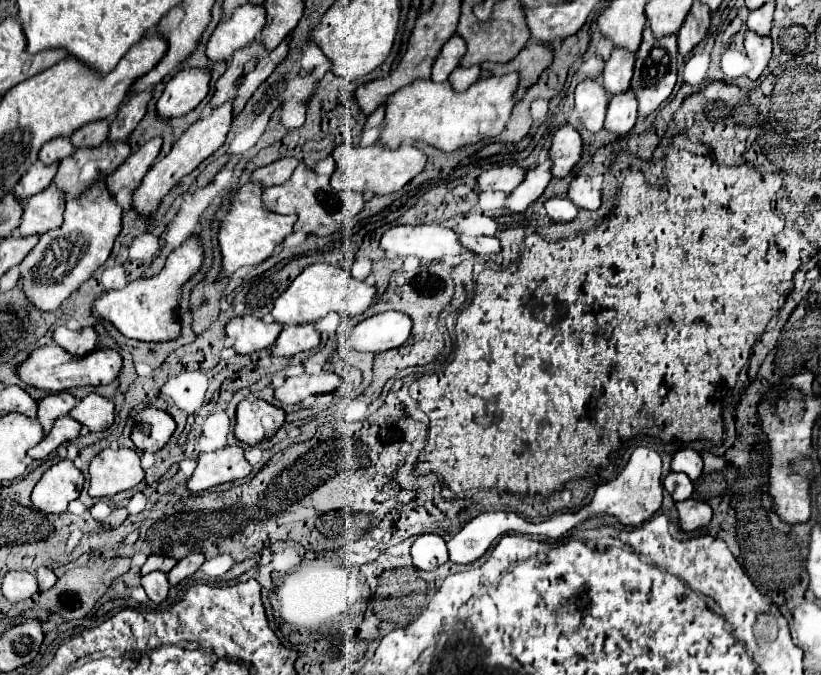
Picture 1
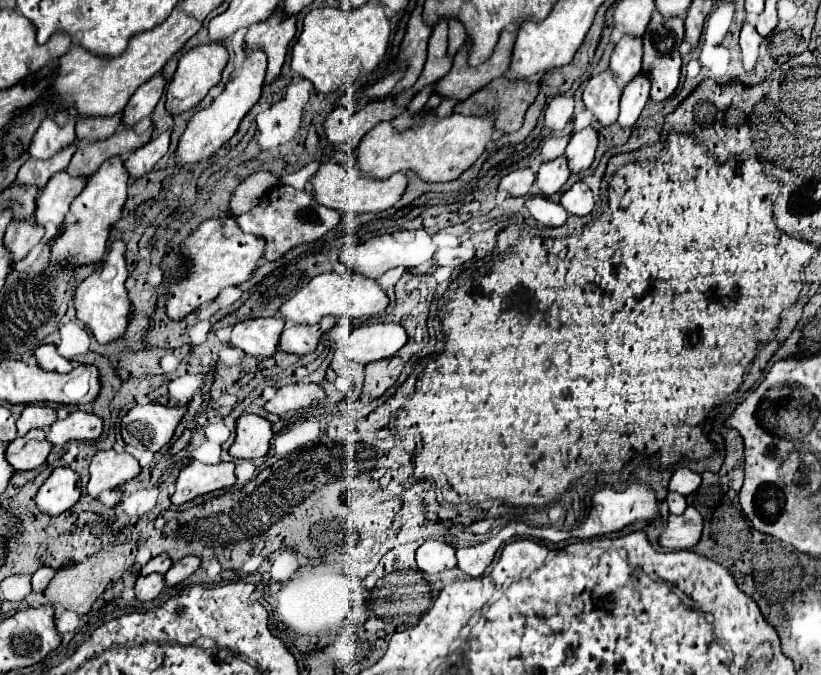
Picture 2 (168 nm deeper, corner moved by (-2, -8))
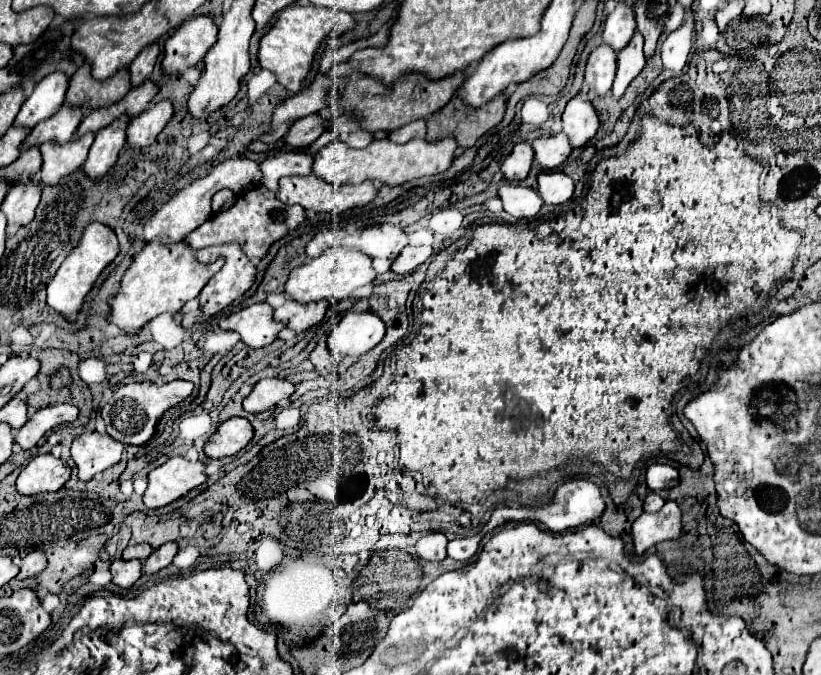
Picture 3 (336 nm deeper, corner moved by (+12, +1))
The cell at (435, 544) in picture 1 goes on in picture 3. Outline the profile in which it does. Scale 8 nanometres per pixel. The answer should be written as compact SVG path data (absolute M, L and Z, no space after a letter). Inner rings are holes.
M430 532L426 536L422 536L416 542L416 556L420 560L432 560L432 562L440 562L446 558L446 542L448 538L440 532Z

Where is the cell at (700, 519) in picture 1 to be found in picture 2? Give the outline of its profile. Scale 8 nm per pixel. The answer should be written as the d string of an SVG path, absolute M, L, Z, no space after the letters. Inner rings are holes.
M688 507L682 515L668 515L666 529L658 537L658 543L666 549L692 549L702 535L702 515Z

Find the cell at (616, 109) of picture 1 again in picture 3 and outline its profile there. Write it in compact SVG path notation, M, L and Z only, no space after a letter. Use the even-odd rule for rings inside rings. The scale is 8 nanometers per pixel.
M634 34L632 42L618 54L618 70L616 70L616 78L614 78L614 86L612 86L612 96L616 100L622 98L626 88L630 86L630 82L642 72L642 68L646 64L644 54L642 54L642 44L644 44L644 40L640 38L640 34Z

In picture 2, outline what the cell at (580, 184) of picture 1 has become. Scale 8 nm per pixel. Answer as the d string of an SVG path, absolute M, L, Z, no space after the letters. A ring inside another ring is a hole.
M578 181L568 191L562 193L560 205L570 215L588 215L594 209L594 195L592 195L592 191L588 189L586 183Z

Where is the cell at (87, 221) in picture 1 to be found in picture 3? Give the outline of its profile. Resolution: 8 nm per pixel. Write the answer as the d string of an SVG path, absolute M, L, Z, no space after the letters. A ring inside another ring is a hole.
M120 118L112 122L112 126L106 126L96 134L88 160L82 166L88 178L100 180L102 176L108 174L108 170L118 160L120 148L126 144L126 128L128 128L128 118Z

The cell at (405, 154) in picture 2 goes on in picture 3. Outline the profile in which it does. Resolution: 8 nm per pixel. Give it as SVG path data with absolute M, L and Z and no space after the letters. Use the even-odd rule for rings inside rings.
M448 134L448 138L444 136L432 142L428 142L426 138L412 138L406 144L396 144L390 138L382 138L382 140L374 140L370 146L362 150L350 148L346 142L336 138L314 156L312 172L318 178L324 178L332 184L360 184L370 178L370 180L376 180L378 184L398 186L422 176L446 172L454 162L456 150L458 150L458 144L452 134Z

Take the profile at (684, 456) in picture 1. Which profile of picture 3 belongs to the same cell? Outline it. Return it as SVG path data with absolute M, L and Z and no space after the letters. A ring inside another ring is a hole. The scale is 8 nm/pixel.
M652 464L646 472L646 484L654 492L668 490L668 488L674 488L680 484L680 474L676 468L672 468L668 464Z

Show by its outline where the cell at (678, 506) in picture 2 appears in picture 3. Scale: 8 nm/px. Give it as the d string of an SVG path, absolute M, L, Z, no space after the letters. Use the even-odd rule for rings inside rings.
M650 492L648 496L646 496L646 500L644 500L644 510L646 512L656 512L656 510L660 510L664 506L664 498L660 496L660 494L656 494L656 492Z

